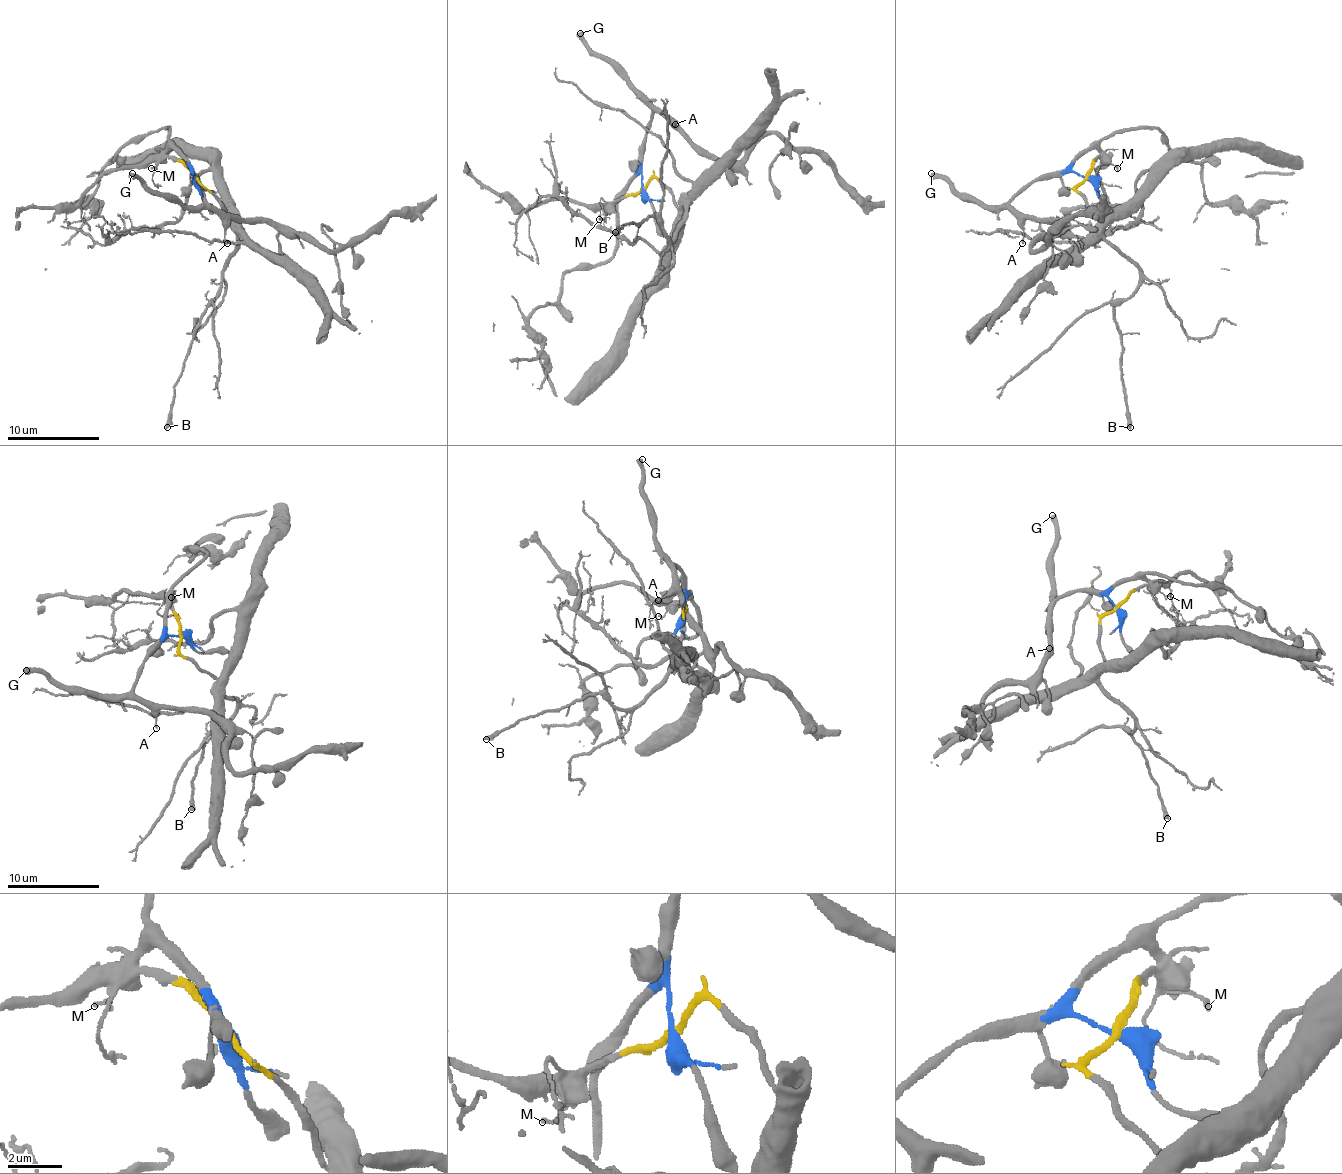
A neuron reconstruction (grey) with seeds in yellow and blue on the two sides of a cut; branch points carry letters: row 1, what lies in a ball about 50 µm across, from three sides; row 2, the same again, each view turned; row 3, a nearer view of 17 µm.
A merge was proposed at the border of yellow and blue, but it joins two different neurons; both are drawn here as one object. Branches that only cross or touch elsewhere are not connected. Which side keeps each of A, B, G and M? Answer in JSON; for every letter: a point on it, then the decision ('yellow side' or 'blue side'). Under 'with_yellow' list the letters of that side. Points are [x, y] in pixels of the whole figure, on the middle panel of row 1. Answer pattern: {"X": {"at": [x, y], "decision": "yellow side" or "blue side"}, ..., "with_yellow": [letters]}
{"A": {"at": [675, 124], "decision": "blue side"}, "B": {"at": [615, 232], "decision": "yellow side"}, "G": {"at": [580, 33], "decision": "blue side"}, "M": {"at": [599, 219], "decision": "yellow side"}, "with_yellow": ["B", "M"]}

